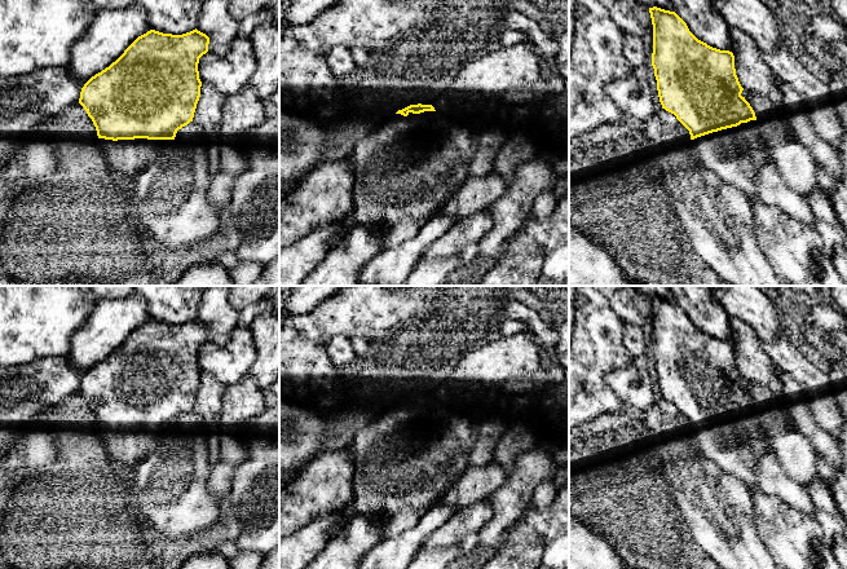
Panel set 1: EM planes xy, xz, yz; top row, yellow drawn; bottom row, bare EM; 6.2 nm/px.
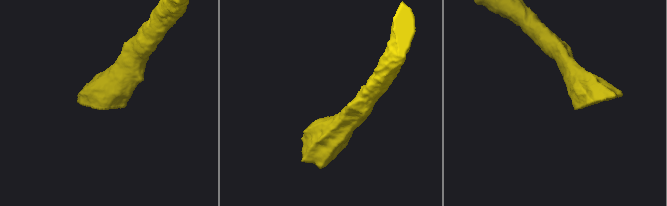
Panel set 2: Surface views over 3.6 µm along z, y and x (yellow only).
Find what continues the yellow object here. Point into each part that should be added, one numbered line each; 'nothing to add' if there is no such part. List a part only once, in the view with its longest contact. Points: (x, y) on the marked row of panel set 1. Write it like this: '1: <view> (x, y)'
1: xy (126, 158)

